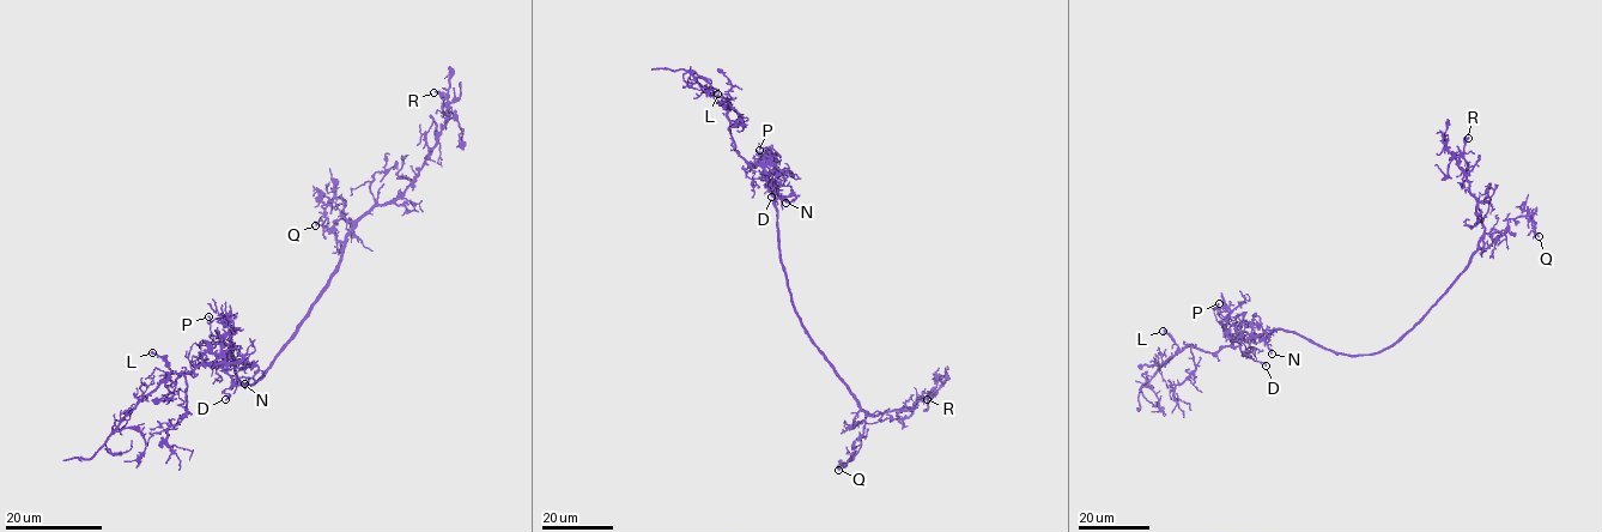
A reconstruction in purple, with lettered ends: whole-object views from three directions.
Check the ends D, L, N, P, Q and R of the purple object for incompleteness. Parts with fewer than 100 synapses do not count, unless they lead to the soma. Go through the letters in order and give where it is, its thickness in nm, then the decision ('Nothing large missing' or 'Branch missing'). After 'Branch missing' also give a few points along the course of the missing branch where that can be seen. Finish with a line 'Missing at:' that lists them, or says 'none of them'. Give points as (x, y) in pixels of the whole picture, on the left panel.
D: Place: (225, 399). Thickness 120 nm. Nothing large missing
L: Place: (152, 352). Thickness 200 nm. Nothing large missing
N: Place: (244, 384). Thickness 130 nm. Nothing large missing
P: Place: (208, 316). Thickness 120 nm. Nothing large missing
Q: Place: (315, 225). Thickness 180 nm. Nothing large missing
R: Place: (434, 92). Thickness 180 nm. Nothing large missing
Missing at: none of them

